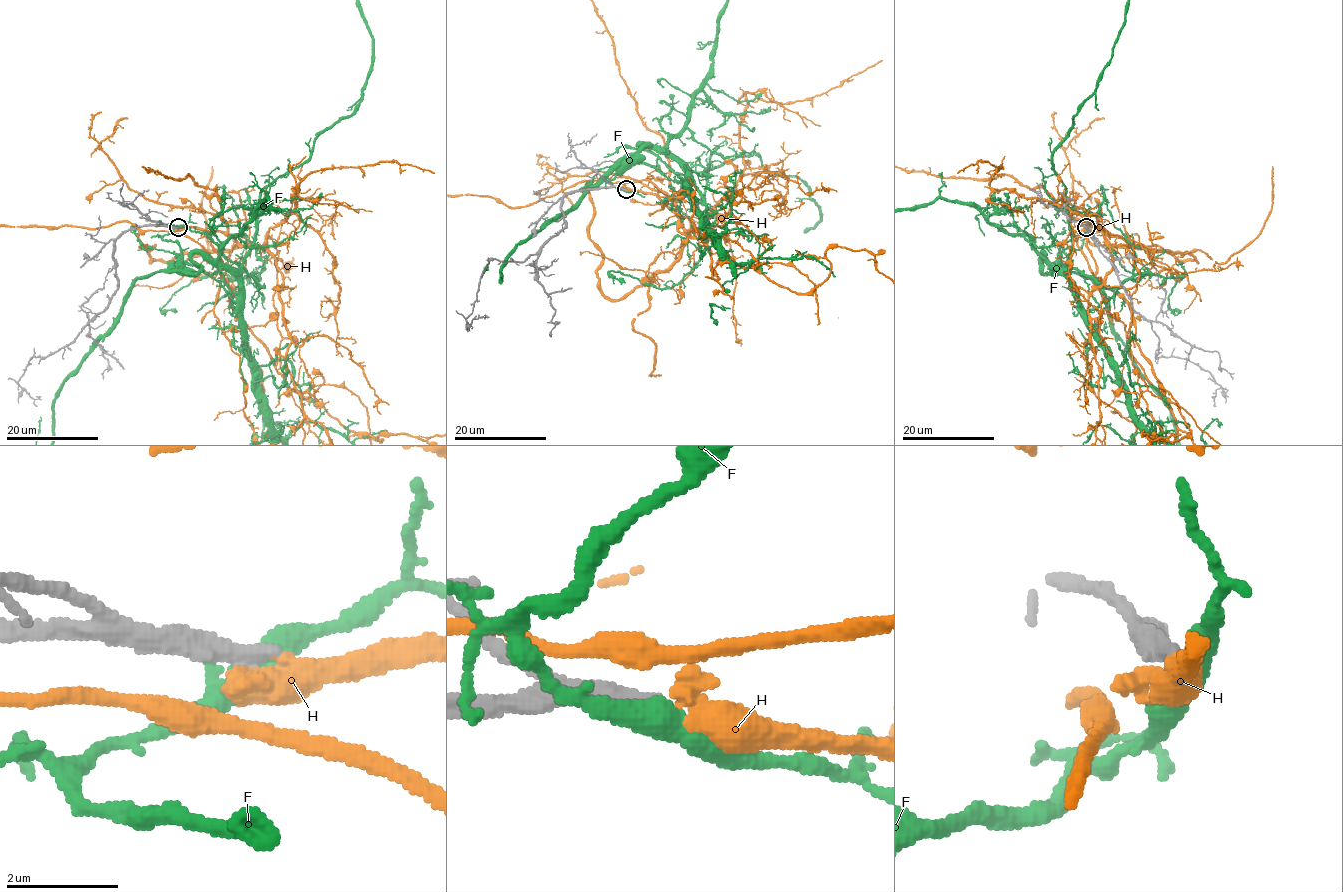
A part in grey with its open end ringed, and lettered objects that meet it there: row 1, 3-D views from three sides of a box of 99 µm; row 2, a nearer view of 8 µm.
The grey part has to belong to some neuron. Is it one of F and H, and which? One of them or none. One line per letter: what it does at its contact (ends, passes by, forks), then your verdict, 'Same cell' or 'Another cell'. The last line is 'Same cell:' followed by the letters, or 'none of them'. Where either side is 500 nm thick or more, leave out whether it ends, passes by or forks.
F: It passes by. Another cell
H: Same cell
Same cell: H

